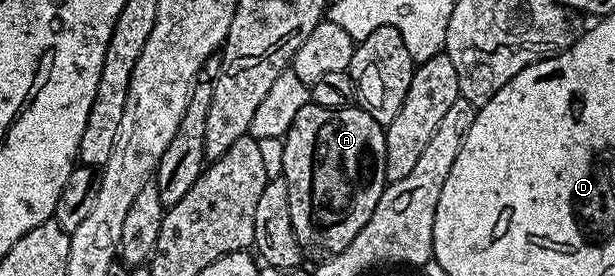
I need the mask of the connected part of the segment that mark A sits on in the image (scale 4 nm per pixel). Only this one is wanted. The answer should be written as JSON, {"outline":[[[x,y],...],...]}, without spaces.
{"outline":[[[308,101],[307,106],[301,108],[301,112],[297,112],[297,116],[293,116],[293,124],[283,138],[283,147],[285,148],[285,160],[281,176],[287,181],[289,188],[289,216],[293,216],[293,228],[297,240],[305,248],[316,246],[317,249],[324,250],[322,253],[327,256],[340,254],[345,248],[349,248],[349,244],[353,244],[353,236],[357,236],[357,232],[361,232],[361,228],[365,228],[365,224],[373,216],[373,208],[377,208],[377,200],[381,200],[383,189],[389,185],[387,181],[387,132],[385,127],[377,120],[373,120],[373,116],[369,116],[369,112],[358,105],[352,104],[343,106],[340,110],[334,110],[333,108],[321,108],[315,102]]]}

